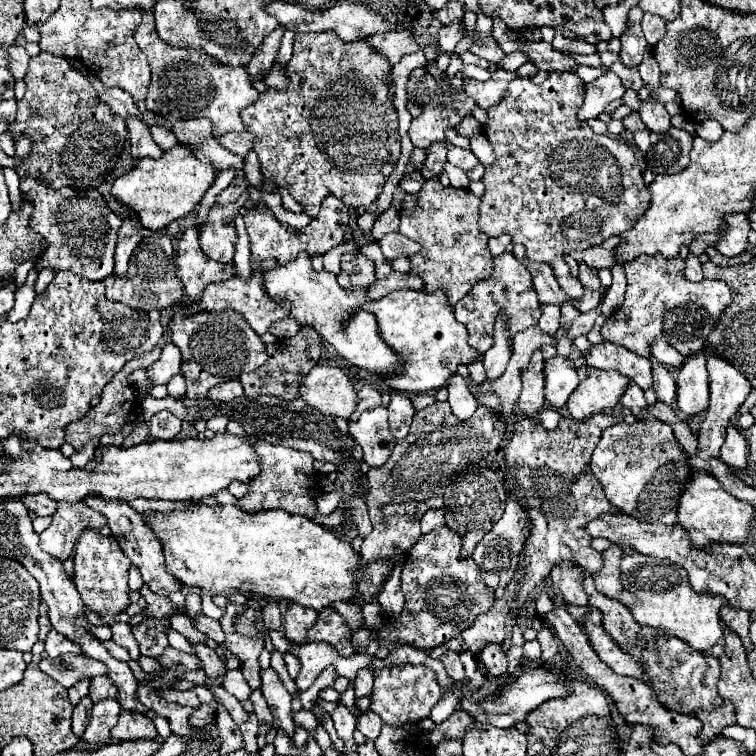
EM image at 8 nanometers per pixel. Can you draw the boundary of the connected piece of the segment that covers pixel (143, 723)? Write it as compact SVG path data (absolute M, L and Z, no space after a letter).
M121 710L119 712L119 722L113 726L111 730L111 738L121 742L121 740L141 740L141 738L157 738L157 730L153 726L153 722L139 714L139 712L127 712Z

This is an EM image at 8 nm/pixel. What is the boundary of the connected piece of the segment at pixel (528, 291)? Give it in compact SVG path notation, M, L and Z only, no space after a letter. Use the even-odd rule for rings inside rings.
M504 252L494 259L494 273L491 278L475 284L471 288L471 292L455 304L455 318L461 324L465 324L467 330L471 332L469 344L477 352L483 354L491 346L491 342L493 342L493 320L495 320L495 314L499 314L503 308L505 308L505 314L509 316L511 334L515 334L519 330L527 330L533 324L533 318L531 318L533 310L539 308L539 300L535 296L535 290L531 288L531 274L509 252Z

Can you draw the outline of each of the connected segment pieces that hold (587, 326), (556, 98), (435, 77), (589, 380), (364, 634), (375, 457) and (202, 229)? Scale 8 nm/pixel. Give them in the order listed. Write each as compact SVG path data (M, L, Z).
M597 306L597 308L593 308L591 312L585 312L585 314L579 314L575 320L573 320L573 324L569 326L569 330L567 330L567 340L575 340L577 336L583 336L583 334L587 334L591 328L593 328L593 324L595 324L595 320L597 320L597 316L601 314L601 308Z
M549 72L545 82L541 82L541 84L533 84L529 78L515 78L509 84L503 100L487 112L489 120L483 128L483 132L485 132L487 140L491 140L491 146L493 146L493 152L495 152L495 164L483 176L485 196L481 198L479 228L489 236L511 234L513 242L523 244L525 250L527 250L527 258L535 260L535 262L547 262L549 264L551 260L555 260L559 256L565 256L565 254L571 254L571 252L581 252L581 250L585 250L589 246L595 246L595 244L603 244L603 240L607 240L611 236L617 236L623 230L631 228L631 224L635 224L635 220L639 216L643 216L643 212L647 212L647 208L651 204L649 186L643 182L641 166L637 164L637 158L635 158L633 150L629 148L629 144L625 144L623 140L613 140L613 138L603 136L603 134L595 134L587 122L577 120L577 110L583 104L583 88L585 88L585 82L573 72Z
M429 64L429 66L425 66L425 68L427 68L427 70L417 68L417 70L413 72L415 80L419 82L419 84L417 84L419 88L409 94L409 100L411 100L413 104L417 104L417 106L423 110L423 114L419 114L417 118L413 118L411 128L409 128L409 138L411 138L411 142L413 142L415 146L419 146L419 148L429 148L429 146L435 144L435 142L443 142L443 140L445 140L445 132L447 132L449 128L457 128L457 126L461 124L461 120L463 120L465 116L471 116L473 110L475 110L475 102L467 96L467 92L463 92L463 80L461 80L459 76L449 76L447 72L439 70L439 68L433 66L433 64Z
M581 366L577 374L581 382L565 404L567 414L577 422L587 420L591 414L613 408L629 384L629 378L615 370L605 372L591 366Z
M363 626L353 634L353 646L355 646L357 652L365 652L367 644L369 644L369 628Z
M387 408L363 412L357 422L349 420L349 436L363 448L367 466L383 466L391 456L395 438L387 426Z
M249 188L233 204L213 204L207 220L199 226L199 242L203 252L217 262L231 262L237 242L235 216L249 199Z

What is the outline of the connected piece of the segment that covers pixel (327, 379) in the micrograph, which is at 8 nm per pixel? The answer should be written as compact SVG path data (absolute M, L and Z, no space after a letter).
M315 366L299 386L301 398L323 414L349 420L357 410L357 390L341 368Z

